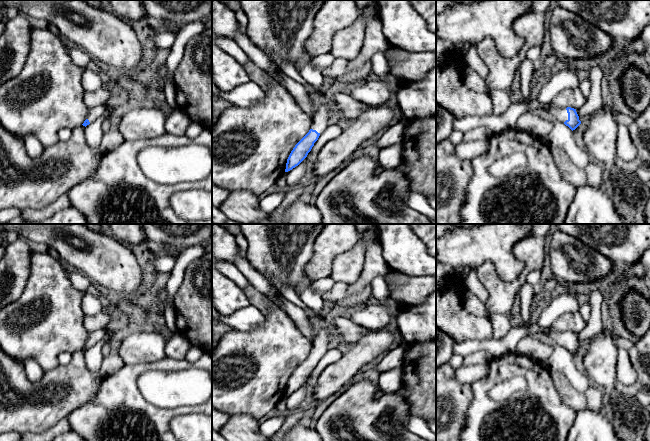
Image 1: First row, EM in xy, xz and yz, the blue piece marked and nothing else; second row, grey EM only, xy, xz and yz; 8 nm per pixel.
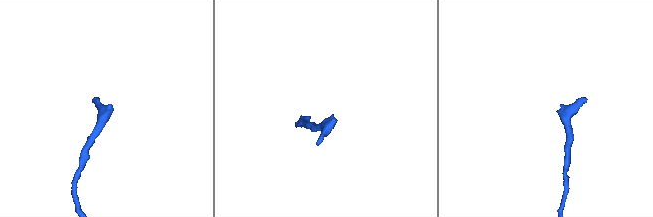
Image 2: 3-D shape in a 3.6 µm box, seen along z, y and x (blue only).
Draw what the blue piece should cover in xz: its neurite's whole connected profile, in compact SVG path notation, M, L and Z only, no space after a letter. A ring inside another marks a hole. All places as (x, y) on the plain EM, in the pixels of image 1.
M319 325L319 333L313 341L313 347L309 356L295 369L291 375L285 396L288 396L298 390L311 375L314 367L318 364L320 358L333 345L336 338L335 329L329 325Z

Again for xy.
M99 329L99 330L90 332L88 334L87 343L84 345L82 349L86 351L87 349L96 345L97 343L103 342L104 337L105 337L105 329Z

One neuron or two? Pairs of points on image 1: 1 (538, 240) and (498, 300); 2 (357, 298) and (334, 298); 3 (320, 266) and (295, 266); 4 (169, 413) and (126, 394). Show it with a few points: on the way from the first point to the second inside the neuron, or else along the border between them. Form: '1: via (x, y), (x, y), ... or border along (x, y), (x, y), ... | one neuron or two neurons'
1: via (532, 255), (530, 265), (513, 286) | one neuron
2: via (351, 298), (340, 298) | one neuron
3: border along (313, 244), (312, 256), (305, 266), (306, 276) | two neurons
4: via (158, 413), (149, 413), (137, 405) | one neuron

